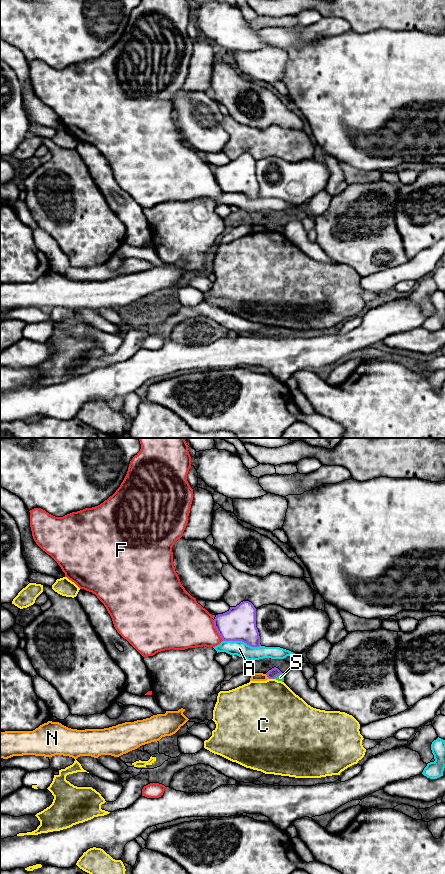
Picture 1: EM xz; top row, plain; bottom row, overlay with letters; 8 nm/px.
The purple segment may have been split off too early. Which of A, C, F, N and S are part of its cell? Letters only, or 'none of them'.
none of them

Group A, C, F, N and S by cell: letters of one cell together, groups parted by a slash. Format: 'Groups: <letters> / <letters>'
Groups: A / C / F / N / S

